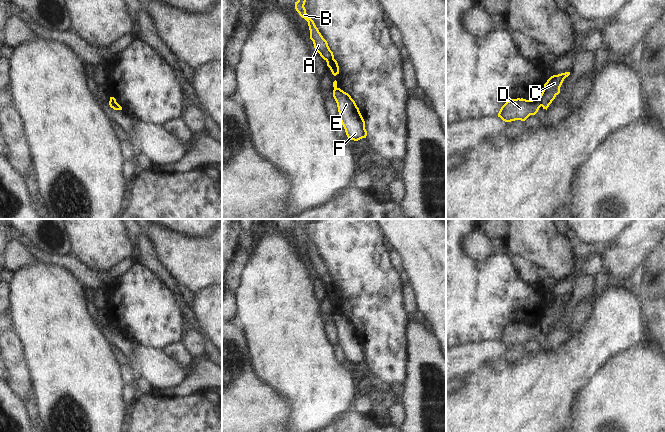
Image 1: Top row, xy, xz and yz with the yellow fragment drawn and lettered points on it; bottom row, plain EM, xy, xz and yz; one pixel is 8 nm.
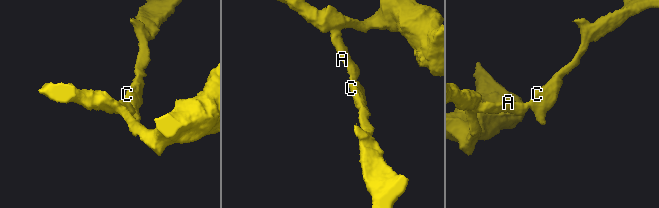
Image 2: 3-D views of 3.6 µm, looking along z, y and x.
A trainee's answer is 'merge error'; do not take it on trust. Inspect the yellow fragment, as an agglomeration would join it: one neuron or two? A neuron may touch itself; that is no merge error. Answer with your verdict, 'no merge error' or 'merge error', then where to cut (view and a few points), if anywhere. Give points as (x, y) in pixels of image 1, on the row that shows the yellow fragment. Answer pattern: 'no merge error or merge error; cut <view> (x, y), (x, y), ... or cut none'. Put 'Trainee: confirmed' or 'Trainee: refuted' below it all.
merge error; cut yz (538, 99), (542, 105)
Trainee: confirmed

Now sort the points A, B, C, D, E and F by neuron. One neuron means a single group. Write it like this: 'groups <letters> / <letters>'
groups A B D / C E F

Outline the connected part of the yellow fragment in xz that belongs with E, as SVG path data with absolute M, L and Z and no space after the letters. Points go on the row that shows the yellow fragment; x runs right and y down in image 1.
M335 88L333 97L337 103L339 119L347 137L354 141L366 138L365 121L351 96L340 88Z

